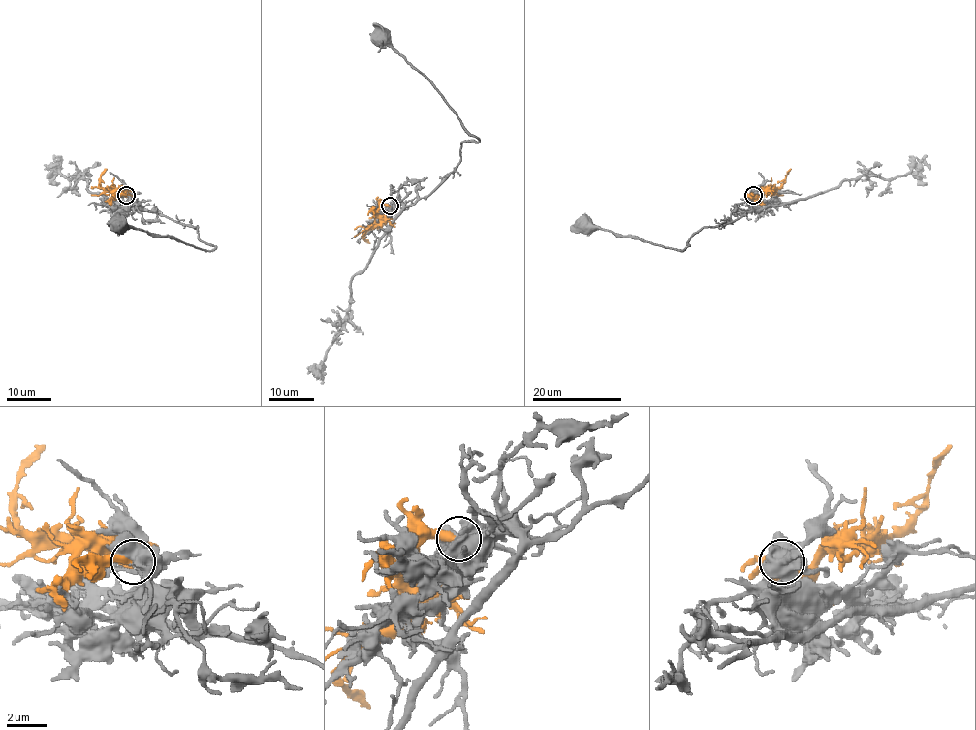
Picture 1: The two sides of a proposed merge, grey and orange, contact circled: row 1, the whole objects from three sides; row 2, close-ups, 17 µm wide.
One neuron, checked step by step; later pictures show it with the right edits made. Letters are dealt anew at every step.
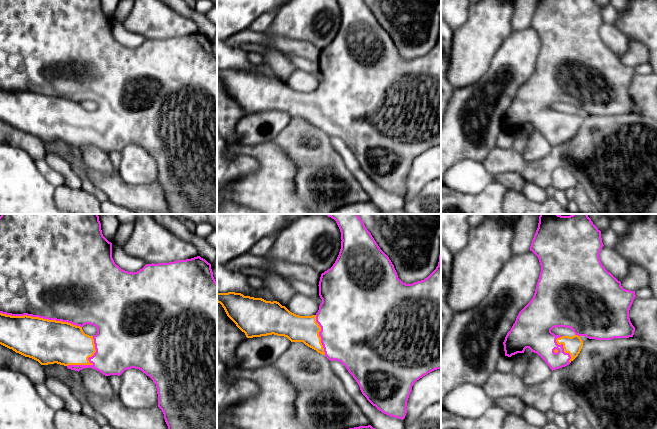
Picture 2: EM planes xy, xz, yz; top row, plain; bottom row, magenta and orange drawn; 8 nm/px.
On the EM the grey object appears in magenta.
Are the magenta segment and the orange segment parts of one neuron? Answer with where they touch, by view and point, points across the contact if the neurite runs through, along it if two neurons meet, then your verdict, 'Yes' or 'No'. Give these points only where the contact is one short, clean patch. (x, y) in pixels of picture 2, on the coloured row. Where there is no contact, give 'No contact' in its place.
Touches magenta at xy (41, 317). Yes

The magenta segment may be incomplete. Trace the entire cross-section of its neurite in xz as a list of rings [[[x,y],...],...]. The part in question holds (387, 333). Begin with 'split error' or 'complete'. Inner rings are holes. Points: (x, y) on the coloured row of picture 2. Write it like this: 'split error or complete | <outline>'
split error | [[[357,214],[325,215],[336,221],[342,241],[335,263],[321,274],[318,286],[322,303],[315,315],[299,316],[277,301],[235,292],[217,293],[217,302],[247,338],[272,334],[284,336],[291,342],[303,342],[330,361],[341,362],[373,406],[388,416],[403,420],[414,383],[428,373],[441,369],[441,247],[436,269],[424,280],[406,284],[398,278],[391,260]]]

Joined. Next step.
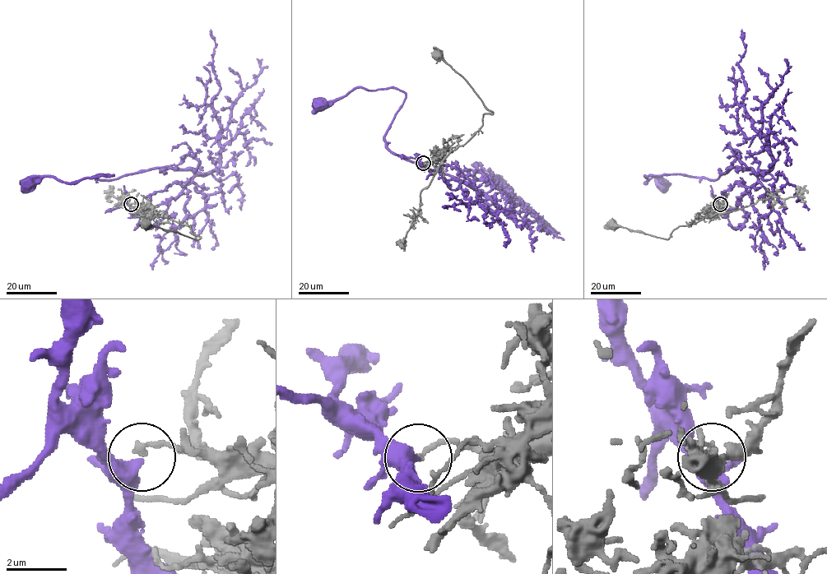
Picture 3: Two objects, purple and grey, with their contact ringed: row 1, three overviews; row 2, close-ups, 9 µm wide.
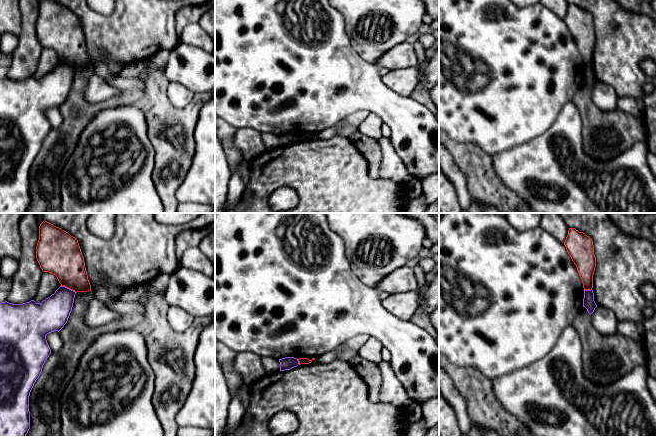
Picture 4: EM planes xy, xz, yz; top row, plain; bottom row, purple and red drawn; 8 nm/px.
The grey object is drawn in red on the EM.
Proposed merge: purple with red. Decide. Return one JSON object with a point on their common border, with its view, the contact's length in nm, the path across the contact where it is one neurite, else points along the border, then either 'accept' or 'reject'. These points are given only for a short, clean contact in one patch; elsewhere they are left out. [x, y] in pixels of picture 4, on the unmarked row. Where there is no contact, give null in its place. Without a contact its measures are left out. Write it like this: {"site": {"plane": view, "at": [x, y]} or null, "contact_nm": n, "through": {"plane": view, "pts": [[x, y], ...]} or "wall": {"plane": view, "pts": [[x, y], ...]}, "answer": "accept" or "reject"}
{"site": {"plane": "xy", "at": [68, 64]}, "contact_nm": 140, "wall": {"plane": "xy", "pts": [[61, 61], [76, 68]]}, "answer": "reject"}

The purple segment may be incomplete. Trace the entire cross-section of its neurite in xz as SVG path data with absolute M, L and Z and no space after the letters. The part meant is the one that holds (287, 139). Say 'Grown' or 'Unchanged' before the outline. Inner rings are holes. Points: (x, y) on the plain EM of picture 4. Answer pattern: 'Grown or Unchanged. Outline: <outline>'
Unchanged. Outline: M294 133L282 134L279 135L279 138L280 138L280 147L290 146L299 141L298 135Z

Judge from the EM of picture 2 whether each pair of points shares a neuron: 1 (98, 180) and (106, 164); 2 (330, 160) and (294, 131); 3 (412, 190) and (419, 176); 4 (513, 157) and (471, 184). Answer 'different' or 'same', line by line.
1: different
2: same
3: same
4: different

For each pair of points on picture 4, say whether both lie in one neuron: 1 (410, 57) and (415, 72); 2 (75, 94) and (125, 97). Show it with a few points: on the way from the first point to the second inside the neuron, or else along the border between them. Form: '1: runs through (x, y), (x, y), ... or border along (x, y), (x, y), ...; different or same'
1: border along (415, 65), (400, 67), (390, 71); different
2: runs through (87, 106), (103, 106), (112, 103); same

